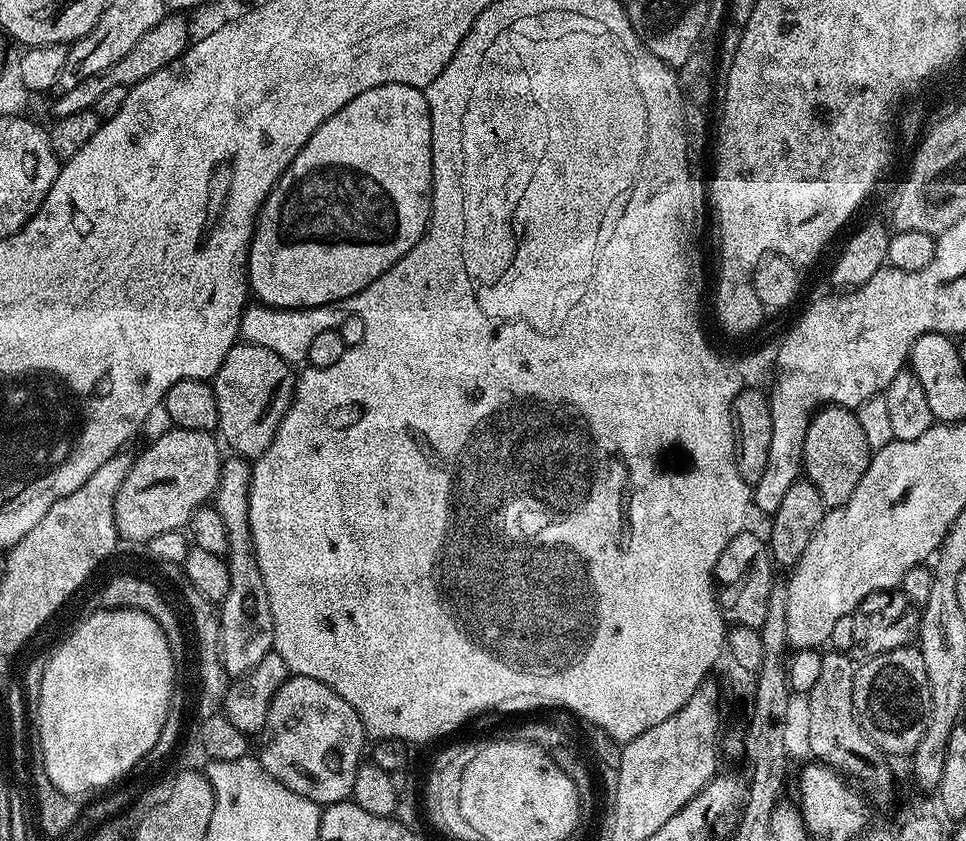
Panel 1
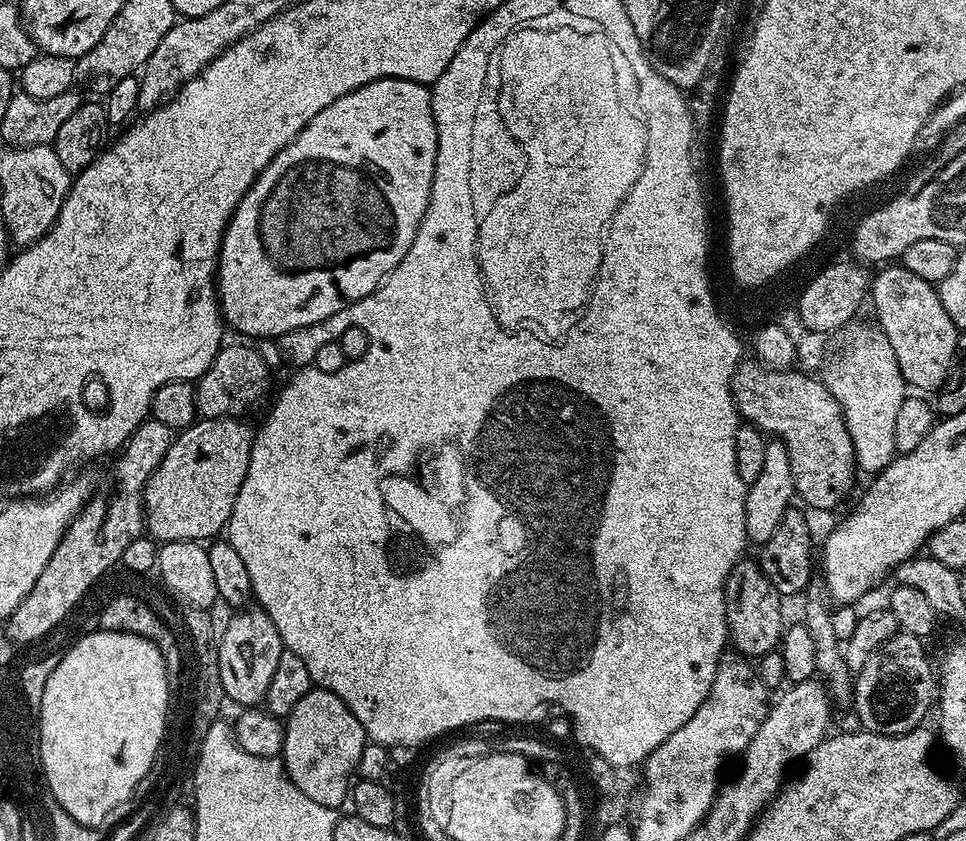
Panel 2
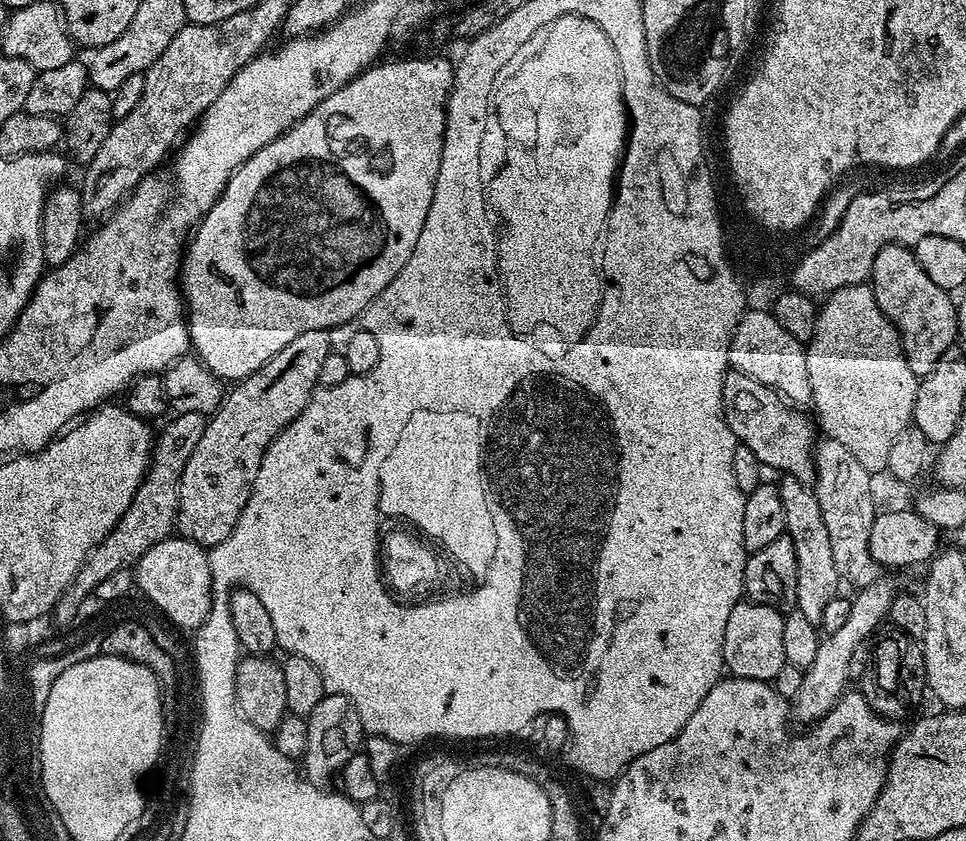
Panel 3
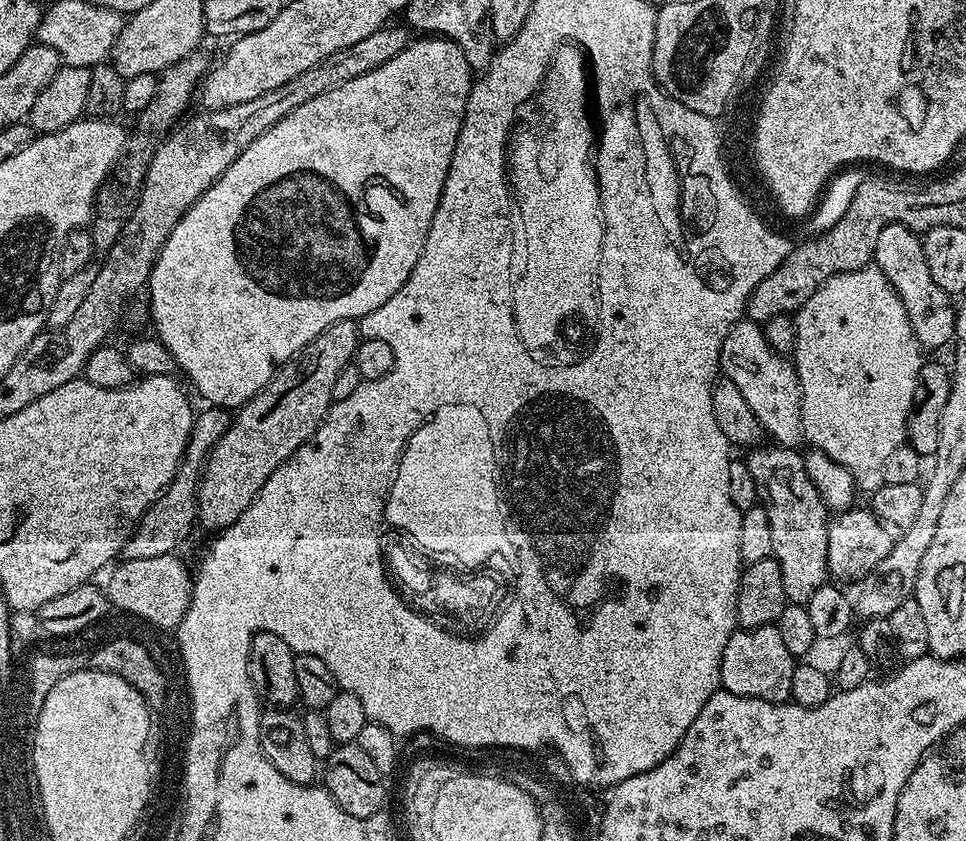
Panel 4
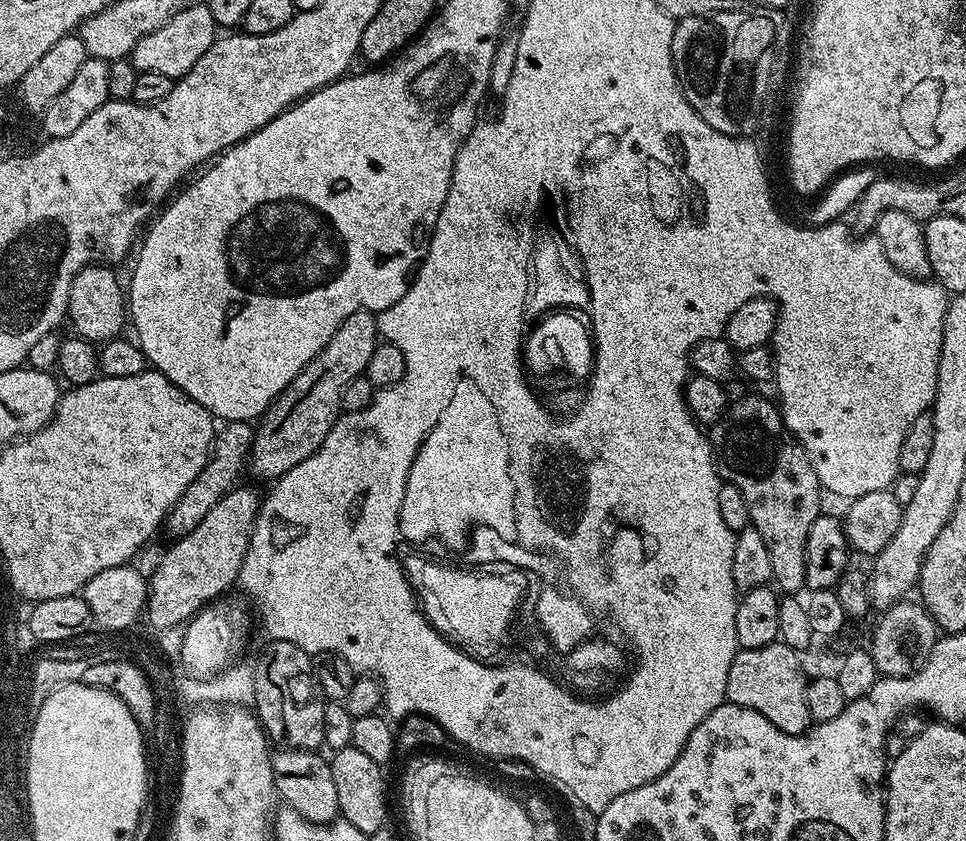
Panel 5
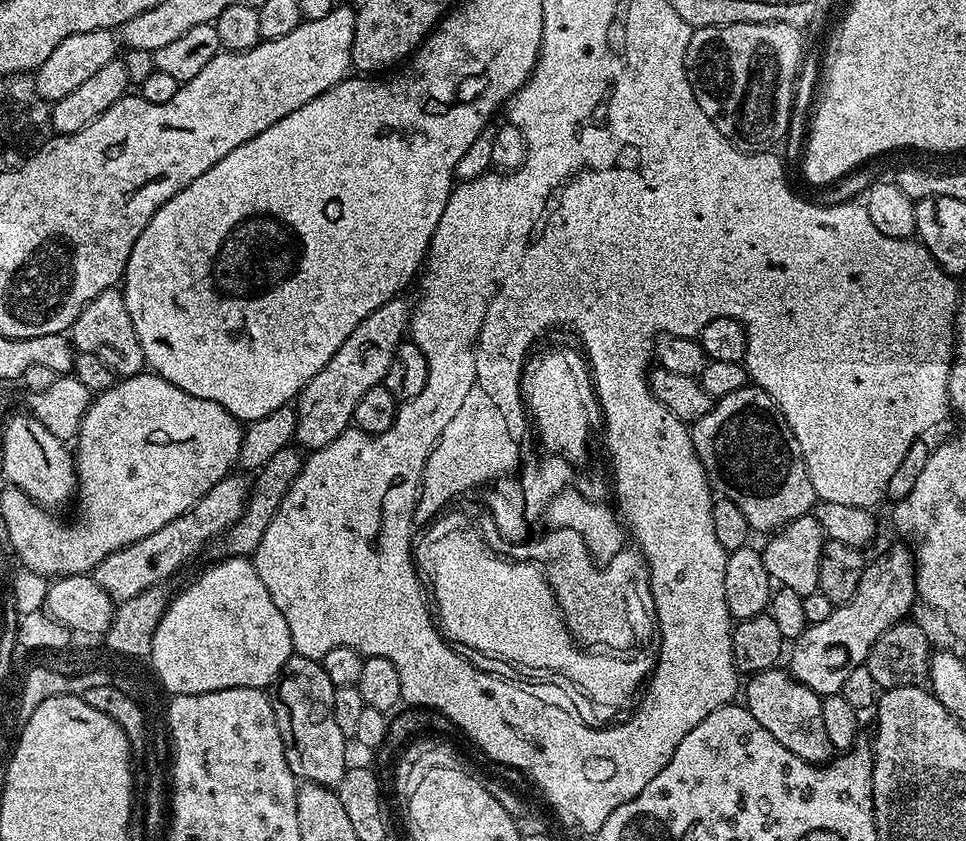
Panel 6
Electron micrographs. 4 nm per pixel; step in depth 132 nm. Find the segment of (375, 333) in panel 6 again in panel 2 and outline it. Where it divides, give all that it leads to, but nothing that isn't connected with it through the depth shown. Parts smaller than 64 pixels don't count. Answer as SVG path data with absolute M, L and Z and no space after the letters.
M200 418L173 439L170 450L166 450L162 462L148 475L148 480L144 483L144 519L147 535L151 539L157 542L208 542L227 529L234 502L238 498L238 490L242 490L242 482L250 466L254 428L243 424L244 422L240 418Z

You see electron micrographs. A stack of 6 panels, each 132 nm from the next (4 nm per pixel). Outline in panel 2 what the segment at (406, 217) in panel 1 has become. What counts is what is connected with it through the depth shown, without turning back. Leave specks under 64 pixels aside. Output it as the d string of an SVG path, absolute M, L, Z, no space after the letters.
M375 80L330 102L326 110L314 114L310 123L264 167L262 174L252 183L250 190L242 198L242 202L238 202L230 218L228 228L224 232L224 240L220 244L220 263L216 265L216 291L223 323L231 331L233 328L234 331L241 332L244 336L279 338L302 326L322 322L330 318L330 314L338 314L347 304L369 296L390 274L390 270L394 270L394 266L398 266L398 262L406 258L418 234L418 226L430 202L437 154L438 134L432 113L432 94L425 85L418 82Z

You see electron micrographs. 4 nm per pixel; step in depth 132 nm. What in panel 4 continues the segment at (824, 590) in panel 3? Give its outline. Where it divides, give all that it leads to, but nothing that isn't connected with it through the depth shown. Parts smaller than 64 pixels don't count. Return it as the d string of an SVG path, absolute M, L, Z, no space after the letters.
M756 446L746 456L750 476L756 480L756 495L770 518L774 538L772 556L782 570L782 586L789 604L807 605L818 586L829 583L828 541L829 509L820 492L806 474L803 455L794 448Z

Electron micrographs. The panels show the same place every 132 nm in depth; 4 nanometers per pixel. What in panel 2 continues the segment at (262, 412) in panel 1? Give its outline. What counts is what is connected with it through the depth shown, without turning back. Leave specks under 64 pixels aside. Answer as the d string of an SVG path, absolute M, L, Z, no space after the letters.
M225 343L214 362L195 381L196 410L204 418L240 418L268 392L268 364L260 352L244 344Z

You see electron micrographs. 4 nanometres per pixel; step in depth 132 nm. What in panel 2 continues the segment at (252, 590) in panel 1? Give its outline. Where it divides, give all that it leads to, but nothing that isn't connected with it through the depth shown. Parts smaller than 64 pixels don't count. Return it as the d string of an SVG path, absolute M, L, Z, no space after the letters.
M248 606L237 611L218 636L217 669L222 678L225 697L229 701L240 704L236 706L256 706L263 701L266 690L270 690L270 678L274 678L274 670L278 670L278 658L286 651L282 638L259 606Z

